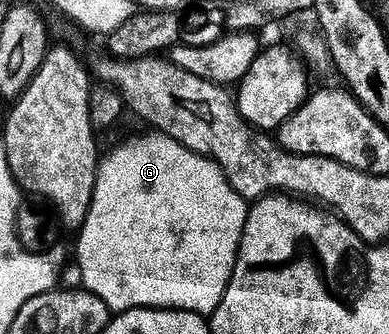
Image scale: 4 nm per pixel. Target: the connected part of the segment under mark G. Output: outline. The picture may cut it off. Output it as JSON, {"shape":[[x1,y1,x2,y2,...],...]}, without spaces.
{"shape":[[149,133,142,135,139,139,130,139,122,143,110,156,103,158,98,165,98,176,96,177,96,189,92,197,92,205,88,209,88,217,84,221,82,230,77,232,78,239,78,271,82,274,81,286,91,291,104,305,108,305,111,313,134,311,137,307,154,307,158,311,187,311,196,313,203,317,213,315,214,311,224,301,224,293,230,288,232,273,236,269,240,241,244,237,244,225,250,216,250,207,247,200,232,189,228,177,208,157,200,153,192,153,184,145,180,145,175,139,169,139,161,133]]}

